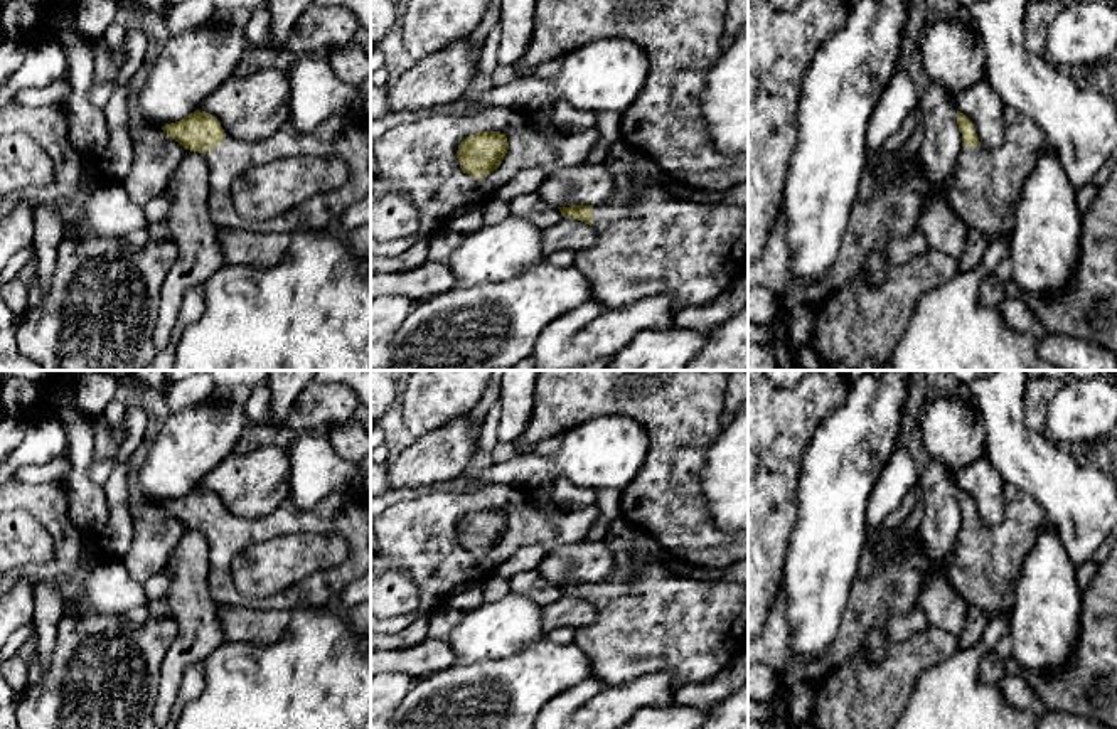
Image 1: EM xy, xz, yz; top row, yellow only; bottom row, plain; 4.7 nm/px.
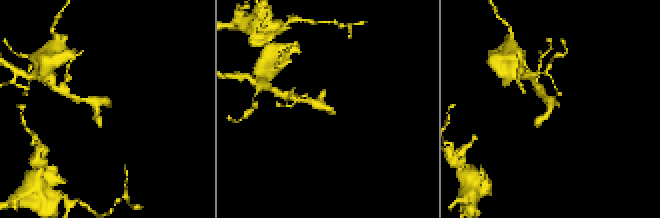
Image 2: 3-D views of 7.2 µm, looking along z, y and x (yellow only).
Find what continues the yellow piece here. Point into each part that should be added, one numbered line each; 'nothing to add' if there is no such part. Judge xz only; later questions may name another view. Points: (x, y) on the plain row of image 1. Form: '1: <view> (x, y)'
1: xz (652, 620)

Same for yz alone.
1: yz (984, 568)

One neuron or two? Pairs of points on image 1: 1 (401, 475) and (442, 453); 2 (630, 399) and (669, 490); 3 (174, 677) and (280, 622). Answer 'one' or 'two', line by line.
1: one
2: one
3: two

